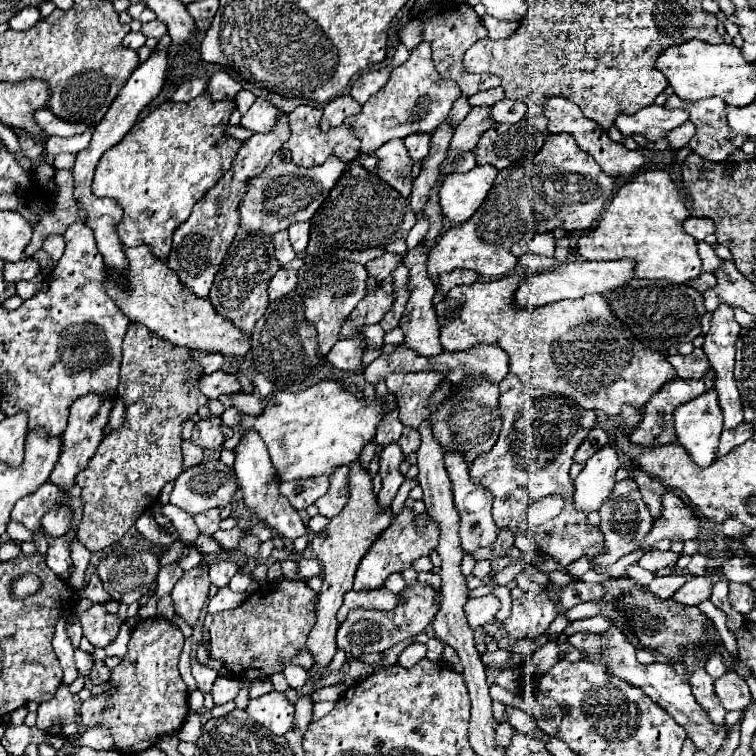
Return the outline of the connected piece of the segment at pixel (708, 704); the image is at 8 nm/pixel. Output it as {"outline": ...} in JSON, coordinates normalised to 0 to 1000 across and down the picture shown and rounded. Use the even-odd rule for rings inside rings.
{"outline":[[[929,877],[923,880],[923,885],[918,888],[918,893],[913,896],[913,906],[915,906],[915,914],[918,914],[918,922],[923,927],[923,933],[937,943],[939,954],[944,959],[960,959],[958,956],[958,946],[960,946],[960,938],[955,935],[955,930],[950,930],[950,922],[944,919],[944,903],[942,898],[934,893]]]}

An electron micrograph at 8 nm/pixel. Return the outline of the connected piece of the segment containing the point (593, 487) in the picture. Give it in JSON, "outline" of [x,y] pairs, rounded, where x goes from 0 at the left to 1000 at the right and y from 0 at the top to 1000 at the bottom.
{"outline":[[[802,589],[791,602],[772,615],[767,628],[759,634],[759,671],[772,681],[791,676],[807,657],[815,642],[815,623],[820,618],[817,599],[810,589]]]}

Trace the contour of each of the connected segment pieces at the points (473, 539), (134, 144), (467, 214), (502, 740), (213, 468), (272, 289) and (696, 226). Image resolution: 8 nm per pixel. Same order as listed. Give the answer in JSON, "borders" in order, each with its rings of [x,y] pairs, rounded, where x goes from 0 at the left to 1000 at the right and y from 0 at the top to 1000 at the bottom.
{"borders":[[[[587,599],[587,612],[590,620],[595,626],[595,636],[598,636],[598,649],[601,649],[601,665],[603,673],[608,679],[608,713],[611,713],[611,726],[635,726],[635,724],[651,724],[656,716],[656,697],[653,697],[653,687],[651,687],[651,652],[622,636],[619,628],[619,618],[611,602],[606,599]]],[[[275,123],[249,136],[220,134],[135,205],[124,229],[122,253],[127,261],[151,263],[164,276],[164,287],[156,298],[161,323],[168,327],[198,324],[206,340],[222,340],[230,306],[251,287],[257,269],[307,221],[320,194],[320,187],[296,173],[310,144],[312,134],[283,134]]],[[[632,218],[619,229],[598,229],[582,247],[582,274],[590,290],[616,295],[643,263],[653,245],[659,224],[651,218]]],[[[661,956],[659,967],[656,967],[656,983],[664,988],[672,988],[677,972],[680,972],[680,962],[675,956]]],[[[270,610],[235,628],[225,665],[235,668],[238,673],[249,676],[251,681],[262,681],[262,679],[270,679],[283,671],[296,673],[299,668],[304,668],[310,663],[310,655],[315,647],[317,647],[317,642],[315,642],[312,626],[302,615],[296,615],[294,610]]],[[[373,353],[373,356],[360,366],[360,372],[357,372],[357,380],[354,380],[354,393],[357,393],[357,398],[373,396],[373,393],[378,393],[381,388],[386,388],[386,385],[392,382],[392,372],[394,372],[392,358],[381,358],[381,356]]],[[[913,287],[905,295],[905,306],[913,308],[921,319],[934,316],[937,311],[944,308],[944,295],[939,290],[923,290],[923,287]]]]}

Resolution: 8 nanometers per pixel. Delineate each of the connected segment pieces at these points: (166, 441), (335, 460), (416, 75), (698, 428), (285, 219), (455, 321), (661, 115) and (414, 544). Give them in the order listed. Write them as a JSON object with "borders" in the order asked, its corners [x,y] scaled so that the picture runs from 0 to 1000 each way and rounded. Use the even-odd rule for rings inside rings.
{"borders":[[[[172,427],[164,446],[156,507],[156,525],[164,528],[167,536],[164,560],[138,578],[124,607],[101,628],[111,660],[111,687],[103,700],[103,716],[119,729],[132,729],[161,713],[185,679],[206,668],[214,644],[241,623],[238,562],[254,554],[254,549],[275,533],[275,525],[265,517],[267,485],[251,480],[254,462],[233,462],[233,456],[212,448],[185,427]]],[[[426,501],[397,520],[362,520],[347,549],[320,549],[320,573],[339,567],[347,583],[354,589],[354,599],[362,620],[373,628],[373,636],[407,634],[415,628],[437,628],[444,618],[468,612],[479,594],[495,583],[500,560],[524,541],[524,522],[495,525],[484,530],[481,522],[471,525],[444,501]]],[[[556,57],[542,70],[542,78],[519,94],[511,115],[505,115],[505,120],[500,120],[481,136],[476,152],[466,152],[463,157],[458,157],[458,165],[466,165],[479,187],[476,200],[484,205],[505,194],[516,184],[537,184],[545,176],[571,176],[579,163],[593,155],[606,128],[608,115],[601,107],[585,104],[574,91],[569,57]]],[[[934,517],[913,533],[897,538],[897,544],[892,544],[892,567],[897,575],[897,586],[913,599],[915,610],[923,612],[923,618],[942,615],[942,610],[947,607],[950,583],[955,573],[955,544],[950,538],[947,517]]],[[[378,197],[365,200],[349,229],[328,242],[331,250],[317,269],[317,298],[331,300],[331,306],[349,303],[354,311],[362,311],[365,306],[381,303],[392,292],[410,292],[447,237],[463,224],[463,216],[466,213],[458,216],[447,205],[439,205],[429,218],[399,224],[386,216]]],[[[667,364],[656,372],[630,372],[624,377],[608,377],[593,385],[590,396],[577,403],[579,417],[590,417],[582,433],[582,451],[590,464],[614,464],[630,454],[661,456],[675,472],[675,491],[685,496],[698,512],[725,515],[759,528],[765,536],[786,544],[799,544],[802,549],[817,549],[823,536],[852,538],[865,520],[881,504],[894,501],[892,485],[870,464],[854,462],[823,425],[807,411],[802,393],[772,393],[762,398],[738,398],[717,406],[683,406],[680,388],[697,368],[693,364]]],[[[860,139],[839,152],[817,152],[815,168],[825,181],[849,179],[857,187],[868,189],[884,179],[884,173],[905,165],[910,149],[902,144],[881,144],[878,139]]],[[[532,673],[532,679],[519,689],[519,694],[513,700],[505,702],[505,708],[492,718],[492,724],[487,726],[487,731],[479,737],[471,763],[468,763],[468,779],[471,782],[481,782],[481,779],[503,779],[508,774],[508,766],[516,758],[529,758],[540,750],[545,750],[545,745],[558,737],[566,734],[571,726],[577,726],[579,721],[579,697],[574,694],[574,689],[569,689],[569,694],[563,697],[561,705],[550,702],[548,694],[548,676],[545,673]]]]}

